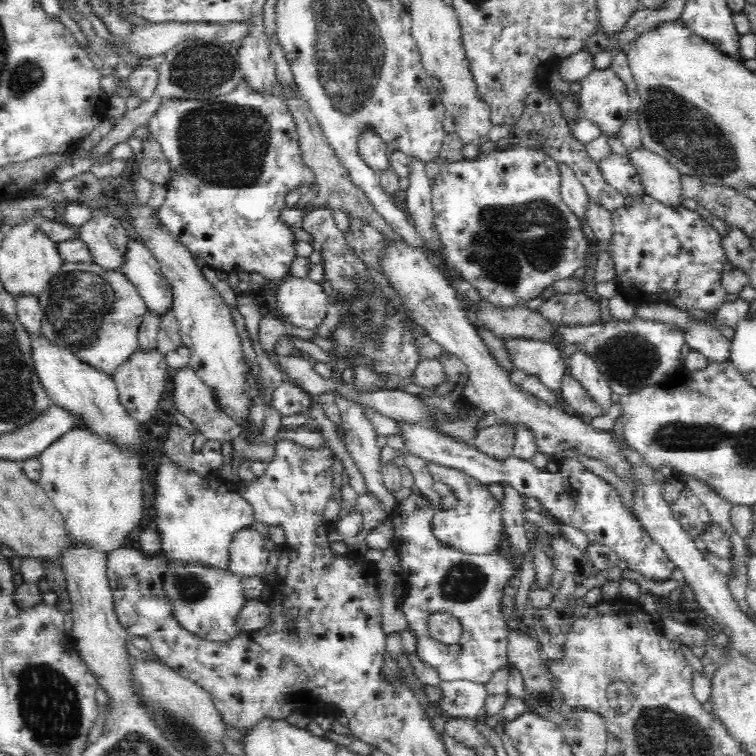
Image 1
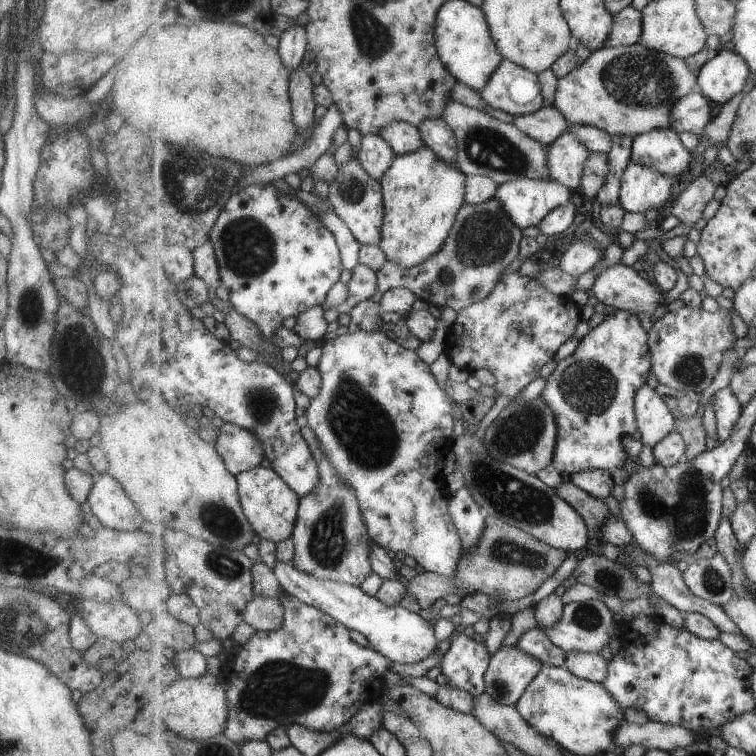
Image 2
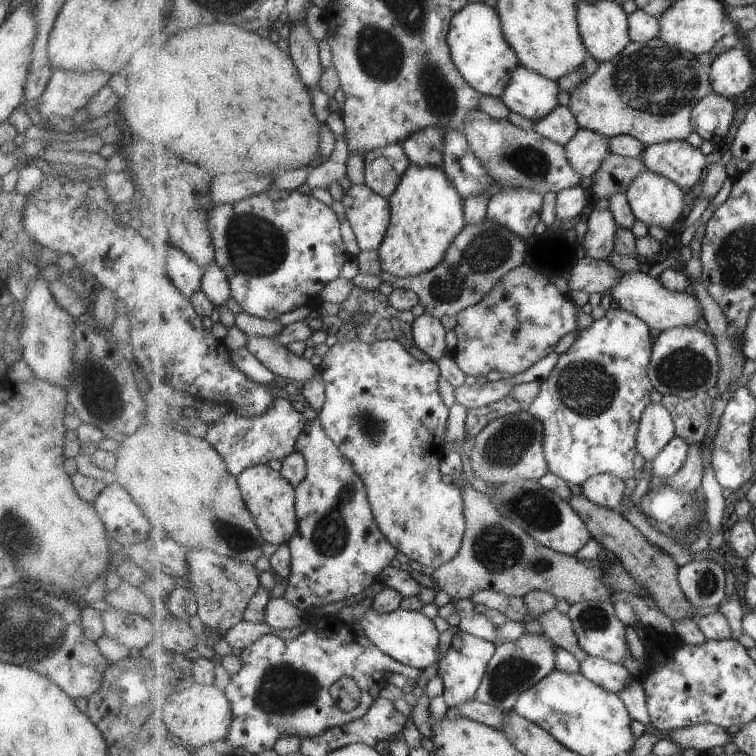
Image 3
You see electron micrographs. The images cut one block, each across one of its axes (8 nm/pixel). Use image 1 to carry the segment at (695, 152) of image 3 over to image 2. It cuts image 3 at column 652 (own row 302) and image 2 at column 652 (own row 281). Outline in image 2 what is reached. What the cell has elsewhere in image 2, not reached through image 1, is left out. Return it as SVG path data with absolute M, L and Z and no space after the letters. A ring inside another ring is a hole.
M673 129L651 130L633 141L632 162L669 174L676 179L689 169L693 152L683 146L680 133Z

